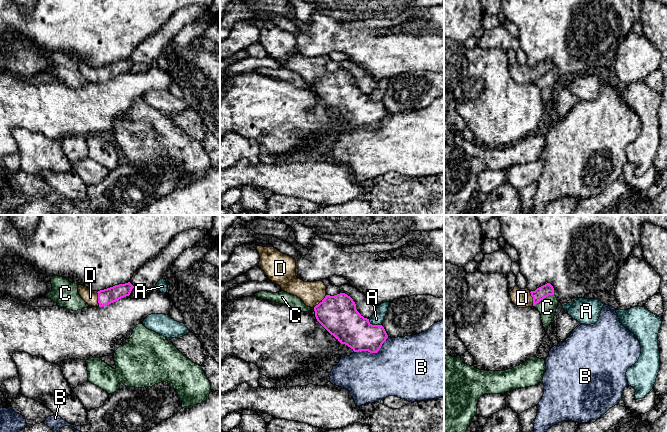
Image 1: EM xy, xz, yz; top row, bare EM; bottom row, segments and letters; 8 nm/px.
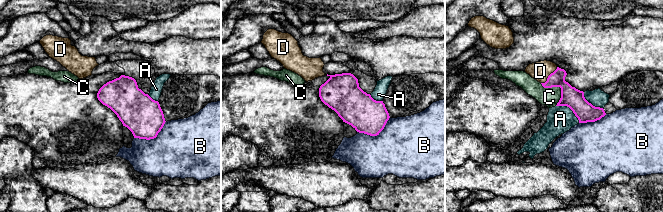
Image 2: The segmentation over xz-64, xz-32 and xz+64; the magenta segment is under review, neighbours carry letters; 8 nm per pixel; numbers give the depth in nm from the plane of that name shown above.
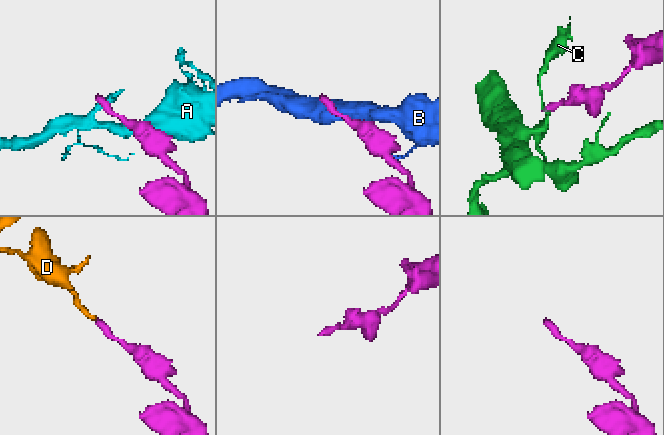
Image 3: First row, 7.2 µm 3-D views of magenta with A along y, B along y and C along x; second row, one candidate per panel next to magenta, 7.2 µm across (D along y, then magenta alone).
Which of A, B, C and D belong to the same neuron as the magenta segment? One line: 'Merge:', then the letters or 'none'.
Merge: D

